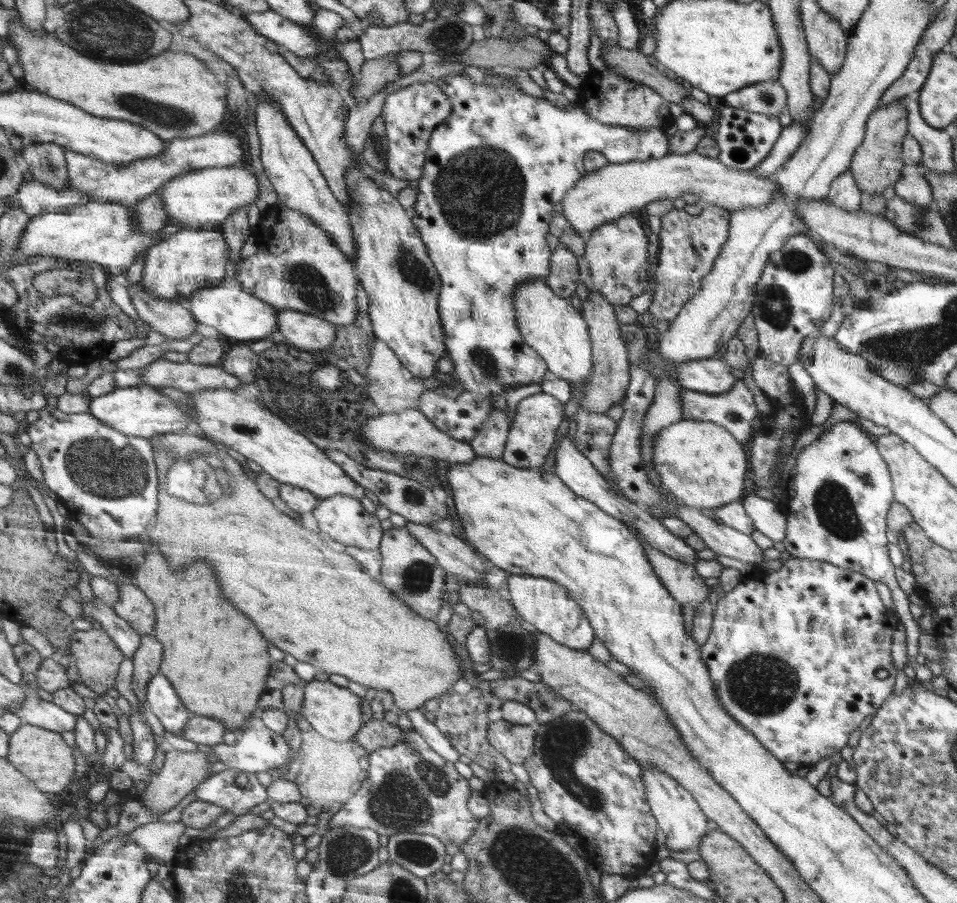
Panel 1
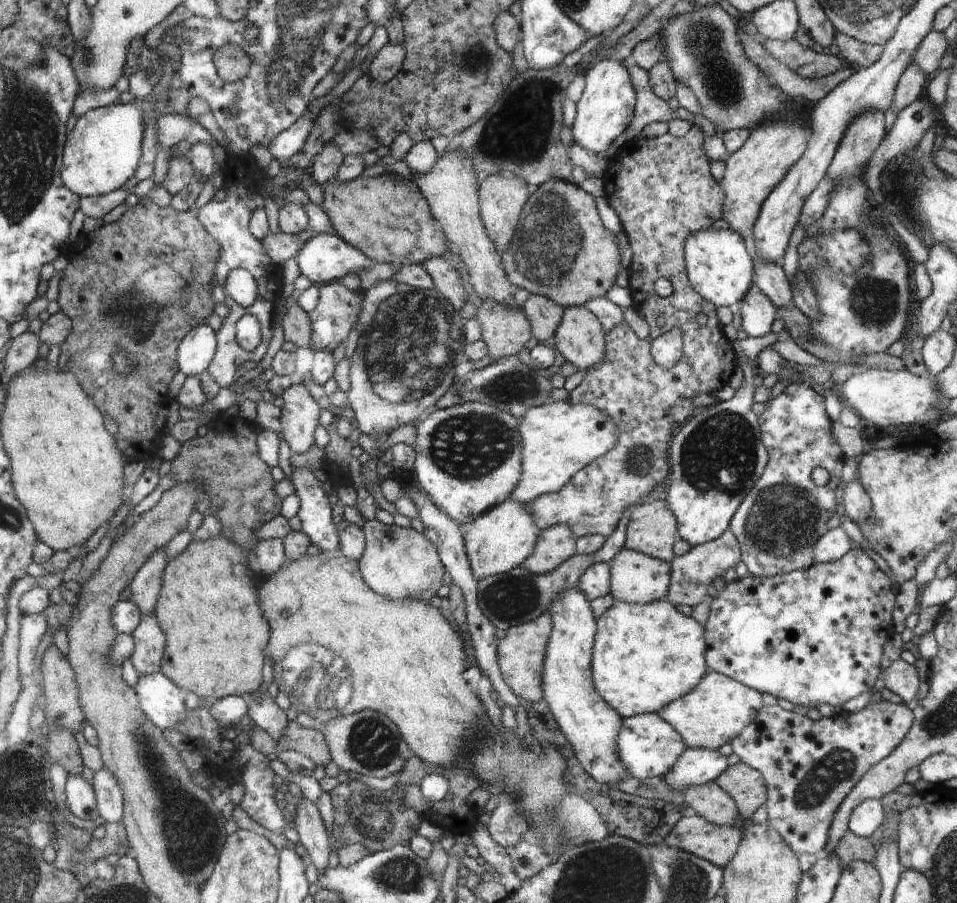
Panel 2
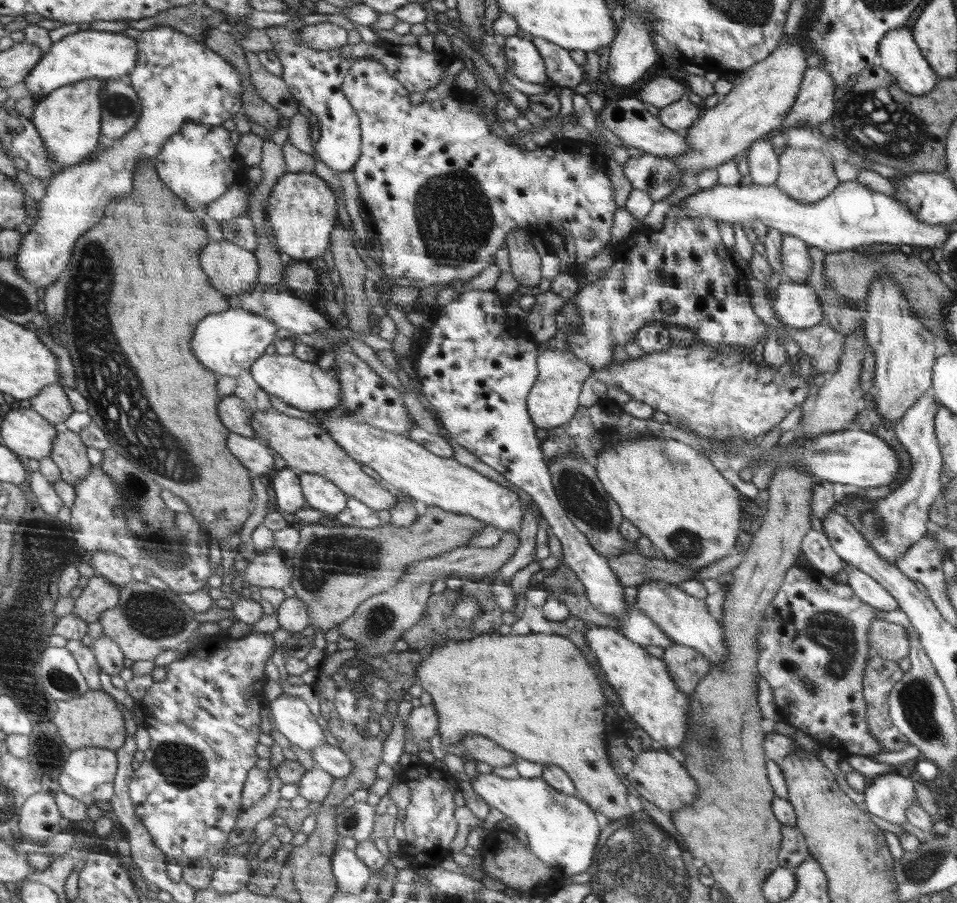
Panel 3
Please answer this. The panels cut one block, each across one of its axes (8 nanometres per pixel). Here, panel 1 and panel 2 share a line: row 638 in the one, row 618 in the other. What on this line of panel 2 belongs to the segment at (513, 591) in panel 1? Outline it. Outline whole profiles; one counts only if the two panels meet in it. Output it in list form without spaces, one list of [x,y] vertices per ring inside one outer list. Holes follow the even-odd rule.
[[[577,586],[554,598],[548,608],[553,619],[553,633],[550,634],[545,669],[542,670],[543,699],[552,712],[554,722],[574,748],[573,754],[582,769],[592,779],[616,787],[624,776],[629,775],[617,754],[618,734],[624,720],[601,698],[593,684],[592,661],[597,622],[590,602]]]

